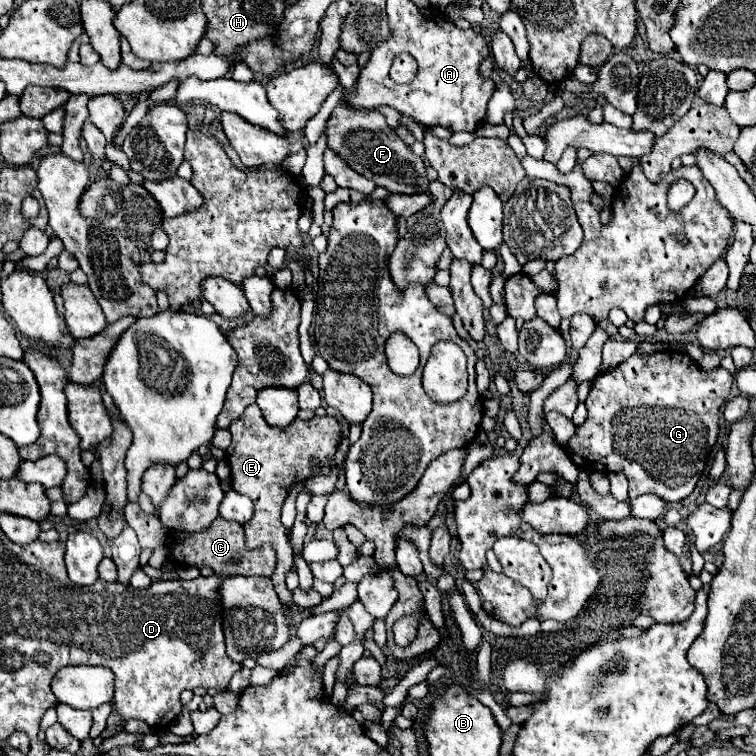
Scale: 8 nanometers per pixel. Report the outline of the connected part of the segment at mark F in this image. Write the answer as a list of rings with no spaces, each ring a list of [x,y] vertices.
[[[337,104],[331,120],[327,122],[325,134],[327,146],[333,148],[355,172],[367,176],[377,186],[399,194],[427,192],[429,180],[425,176],[423,160],[395,136],[393,128],[387,126],[381,112],[369,112],[365,108],[361,108],[361,112],[353,112],[353,108],[345,108],[345,104]]]

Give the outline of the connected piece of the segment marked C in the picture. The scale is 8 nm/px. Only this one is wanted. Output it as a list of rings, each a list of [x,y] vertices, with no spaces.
[[[221,516],[201,532],[175,532],[173,544],[169,548],[169,556],[175,562],[183,562],[187,566],[209,566],[219,576],[271,576],[276,566],[276,552],[271,544],[260,546],[254,550],[245,548],[245,534],[239,522],[223,520]]]

